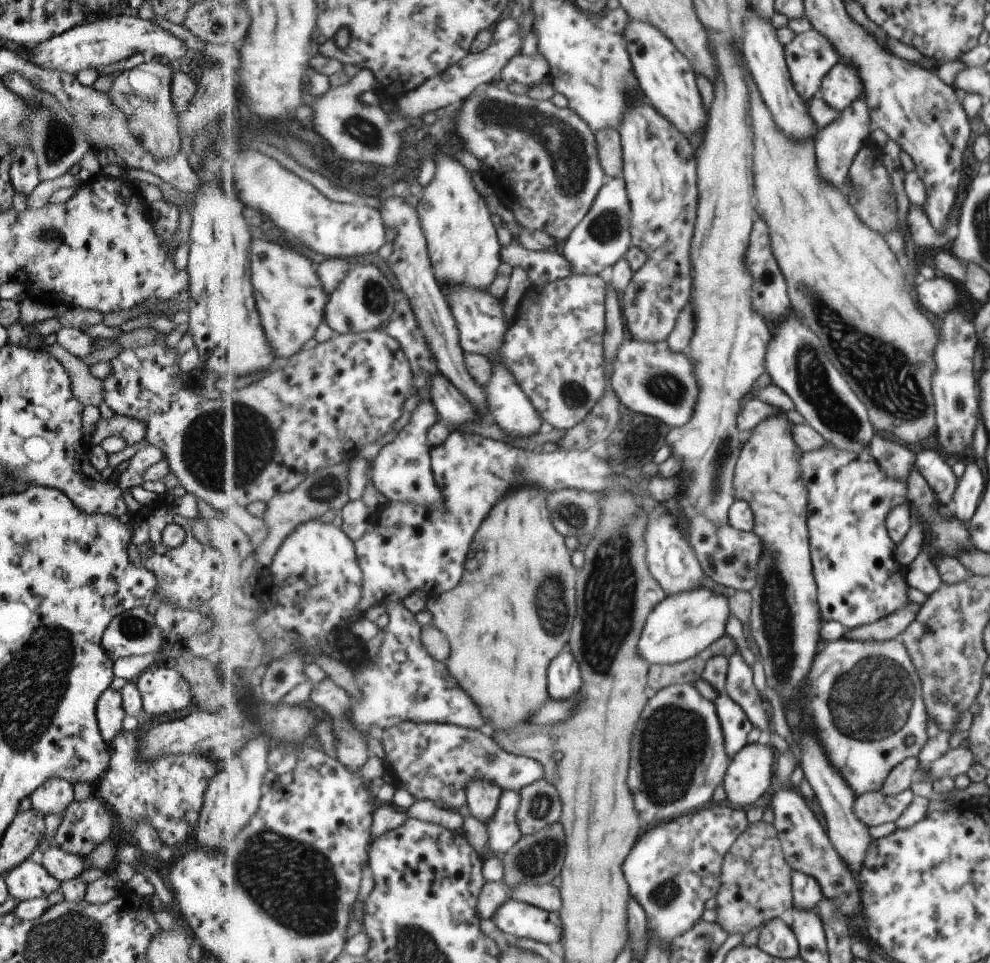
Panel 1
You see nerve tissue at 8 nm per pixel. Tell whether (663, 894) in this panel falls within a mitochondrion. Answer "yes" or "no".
yes

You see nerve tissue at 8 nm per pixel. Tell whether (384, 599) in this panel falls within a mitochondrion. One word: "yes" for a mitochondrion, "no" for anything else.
no

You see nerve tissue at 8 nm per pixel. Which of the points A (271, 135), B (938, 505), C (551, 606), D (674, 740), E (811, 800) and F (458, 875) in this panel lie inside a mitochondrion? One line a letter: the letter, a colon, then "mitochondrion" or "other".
A: other
B: other
C: mitochondrion
D: mitochondrion
E: other
F: other

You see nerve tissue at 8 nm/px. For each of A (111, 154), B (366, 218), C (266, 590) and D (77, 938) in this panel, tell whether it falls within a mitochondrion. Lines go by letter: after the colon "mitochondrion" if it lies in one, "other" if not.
A: other
B: other
C: other
D: mitochondrion

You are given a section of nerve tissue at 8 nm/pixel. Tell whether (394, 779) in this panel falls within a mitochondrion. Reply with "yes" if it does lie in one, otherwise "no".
no

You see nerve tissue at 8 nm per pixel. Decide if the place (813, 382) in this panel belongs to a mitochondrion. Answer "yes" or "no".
yes

